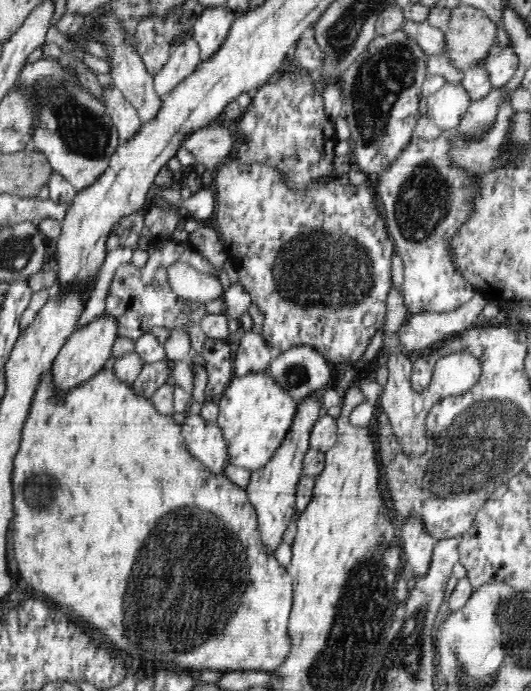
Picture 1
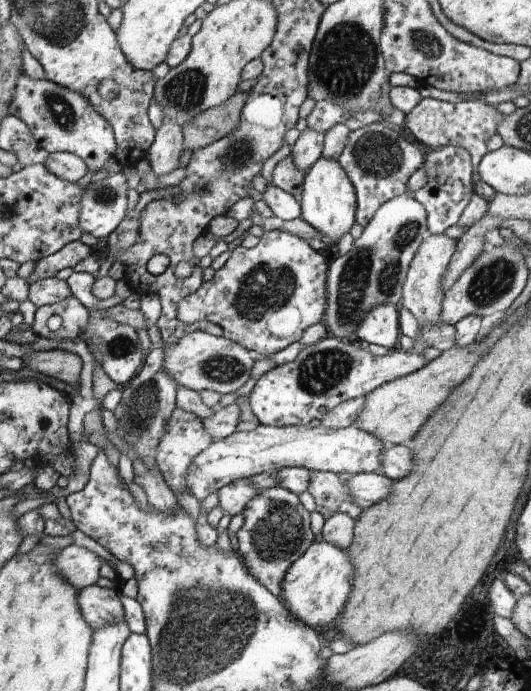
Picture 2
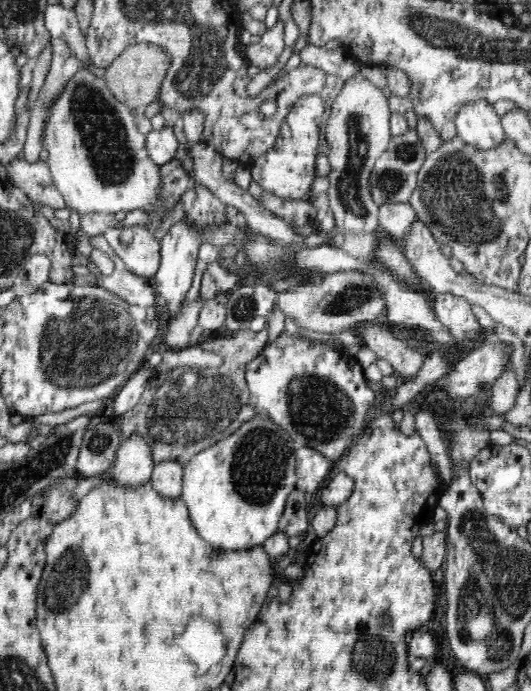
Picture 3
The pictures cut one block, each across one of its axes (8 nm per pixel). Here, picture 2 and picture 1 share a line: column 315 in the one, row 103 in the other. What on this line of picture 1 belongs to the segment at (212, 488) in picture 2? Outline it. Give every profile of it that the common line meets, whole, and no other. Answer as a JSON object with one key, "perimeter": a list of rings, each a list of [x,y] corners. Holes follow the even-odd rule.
{"perimeter":[[[446,83],[423,101],[426,116],[442,130],[451,130],[460,124],[468,112],[471,98],[461,83]]]}

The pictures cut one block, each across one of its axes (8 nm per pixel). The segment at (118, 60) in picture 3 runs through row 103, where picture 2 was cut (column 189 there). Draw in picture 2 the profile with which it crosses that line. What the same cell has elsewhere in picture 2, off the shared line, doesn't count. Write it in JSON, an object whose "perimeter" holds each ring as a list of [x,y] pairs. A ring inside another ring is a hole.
{"perimeter":[[[238,90],[226,103],[204,112],[194,124],[183,128],[184,151],[207,147],[219,138],[236,132],[236,128],[240,126],[243,108],[250,96],[251,90]]]}

